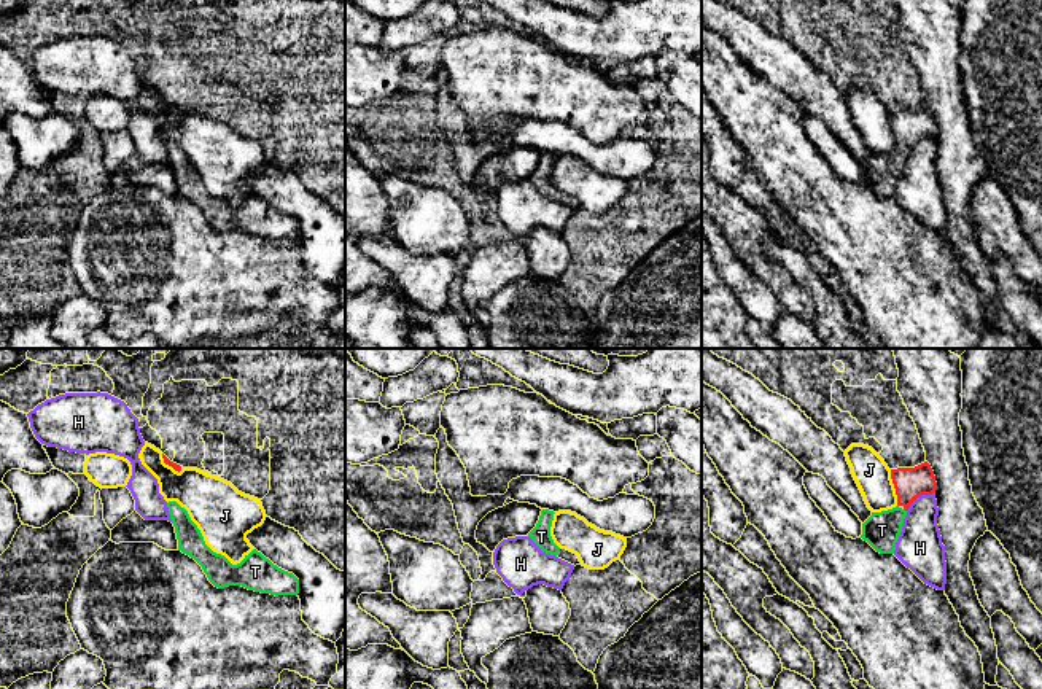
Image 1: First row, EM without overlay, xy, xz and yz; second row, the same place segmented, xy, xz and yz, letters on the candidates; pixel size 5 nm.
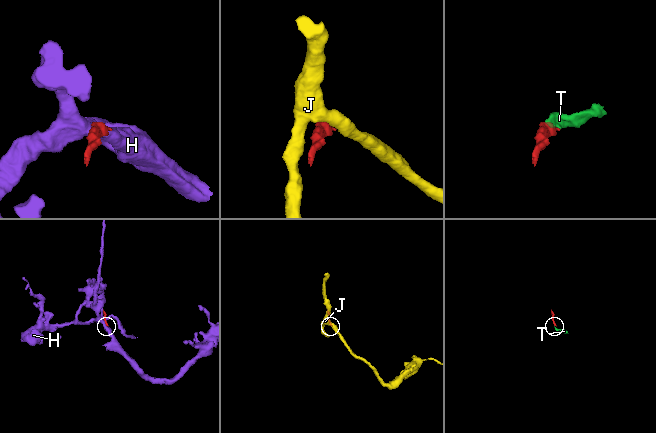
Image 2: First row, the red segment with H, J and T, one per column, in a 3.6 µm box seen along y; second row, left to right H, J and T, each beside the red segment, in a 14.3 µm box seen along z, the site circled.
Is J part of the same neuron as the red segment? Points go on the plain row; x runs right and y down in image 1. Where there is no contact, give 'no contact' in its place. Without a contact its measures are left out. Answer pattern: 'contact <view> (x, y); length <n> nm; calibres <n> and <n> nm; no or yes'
contact yz (894, 131); length 190 nm; calibres 160 and 180 nm; no

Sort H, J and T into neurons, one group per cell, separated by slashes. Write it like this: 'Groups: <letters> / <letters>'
Groups: H / J / T

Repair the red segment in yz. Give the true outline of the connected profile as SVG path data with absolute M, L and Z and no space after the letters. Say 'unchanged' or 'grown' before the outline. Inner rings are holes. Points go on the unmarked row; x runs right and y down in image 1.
grown; M927 105L915 111L891 113L897 150L872 159L862 167L861 181L880 197L894 197L910 148L921 138L937 134L934 115Z

